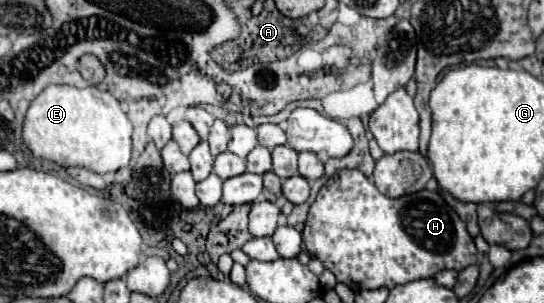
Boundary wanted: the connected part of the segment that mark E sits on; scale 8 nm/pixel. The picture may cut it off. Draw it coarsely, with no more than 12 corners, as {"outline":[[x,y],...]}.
{"outline":[[96,86],[32,100],[36,158],[98,174],[128,166],[132,122]]}

